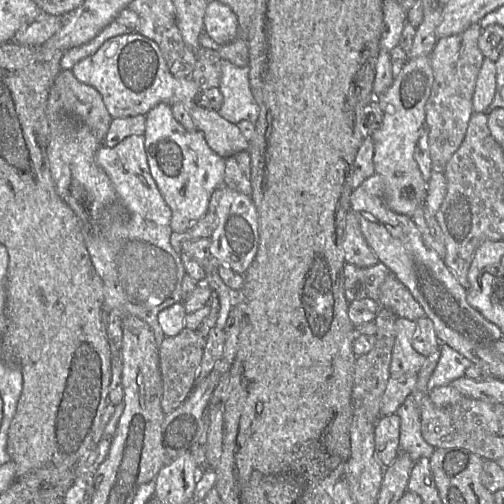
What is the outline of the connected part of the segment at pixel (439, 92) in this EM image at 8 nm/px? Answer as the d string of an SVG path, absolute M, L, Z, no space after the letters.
M478 23L472 24L460 34L439 38L430 54L433 71L433 84L430 96L425 105L425 126L432 160L432 169L444 172L448 161L460 147L464 140L468 123L473 113L472 97L476 80L484 61L478 46L478 39L482 29Z

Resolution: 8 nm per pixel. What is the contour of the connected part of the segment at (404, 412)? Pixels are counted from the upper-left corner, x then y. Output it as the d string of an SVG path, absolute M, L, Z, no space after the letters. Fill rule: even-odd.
M415 390L406 397L395 413L400 418L399 453L408 453L414 462L420 458L430 458L435 448L422 436L420 410L416 403Z

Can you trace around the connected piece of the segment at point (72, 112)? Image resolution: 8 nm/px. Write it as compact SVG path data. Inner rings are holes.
M62 69L55 78L54 90L63 111L87 126L102 143L113 118L100 93L94 87L79 81L71 70Z

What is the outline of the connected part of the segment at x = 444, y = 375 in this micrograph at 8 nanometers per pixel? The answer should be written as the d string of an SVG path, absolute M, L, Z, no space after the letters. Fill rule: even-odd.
M441 343L440 358L428 382L428 392L439 386L449 385L454 380L465 376L471 362L459 352Z

